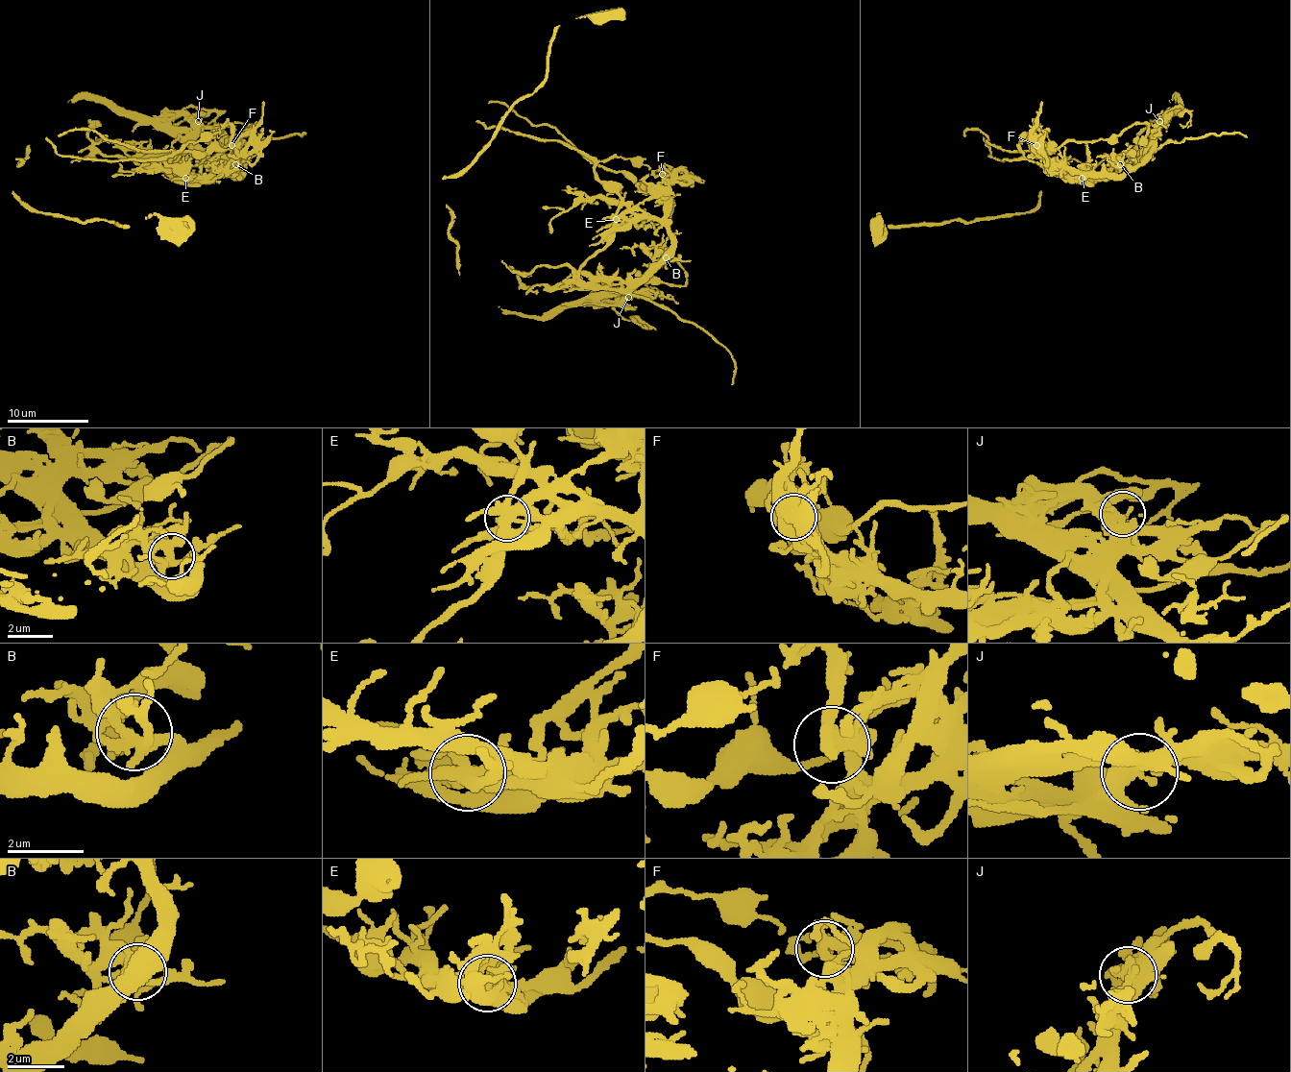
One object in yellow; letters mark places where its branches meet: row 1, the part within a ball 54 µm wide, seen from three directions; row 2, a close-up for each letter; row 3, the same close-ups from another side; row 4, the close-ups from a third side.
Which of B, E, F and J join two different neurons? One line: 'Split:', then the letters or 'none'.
Split: E

